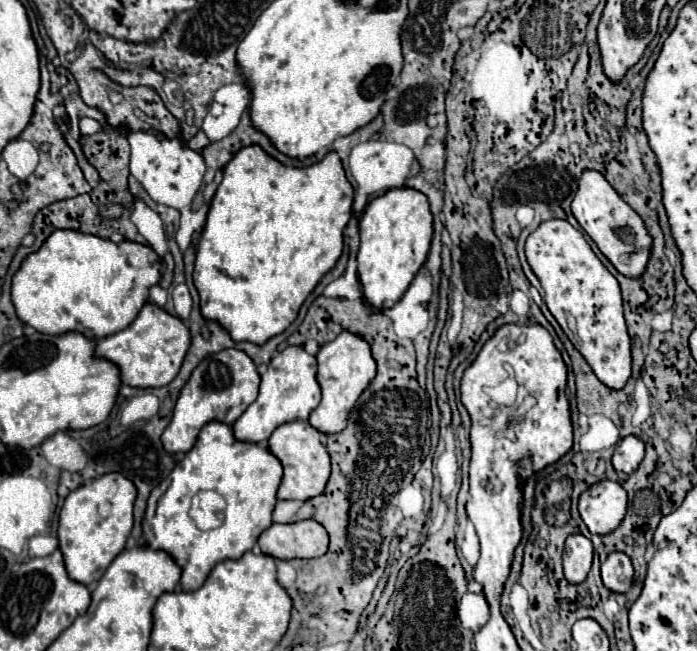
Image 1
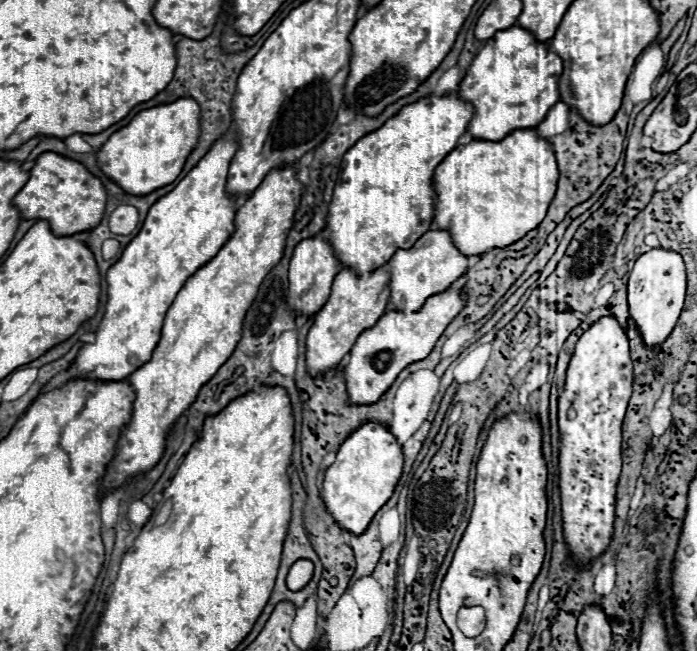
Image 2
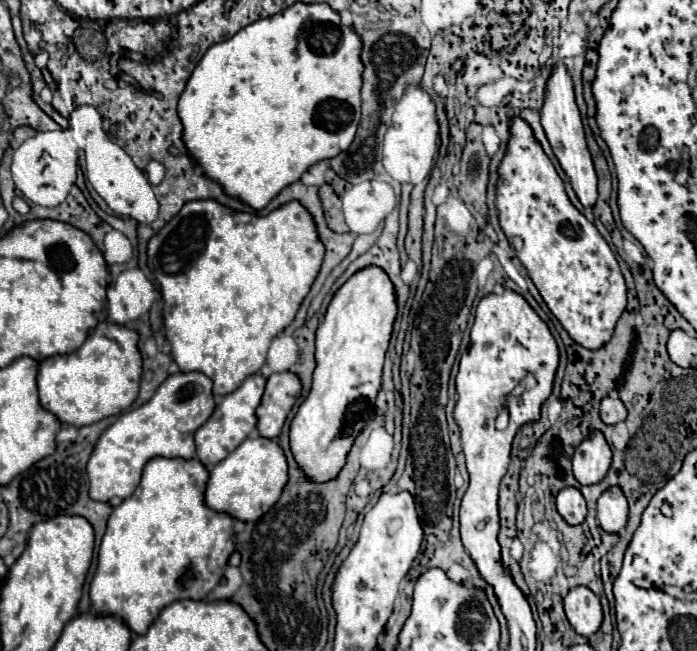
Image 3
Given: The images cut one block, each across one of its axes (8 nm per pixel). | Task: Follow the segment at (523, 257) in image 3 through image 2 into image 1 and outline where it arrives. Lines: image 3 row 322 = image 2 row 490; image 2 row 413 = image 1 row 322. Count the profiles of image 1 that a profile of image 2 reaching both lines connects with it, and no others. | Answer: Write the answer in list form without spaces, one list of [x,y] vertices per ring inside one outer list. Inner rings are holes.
[[[546,220],[542,222],[526,240],[526,258],[532,268],[532,272],[538,276],[542,288],[544,288],[544,300],[552,316],[558,320],[560,328],[566,332],[574,348],[586,358],[592,372],[598,376],[602,384],[614,390],[622,390],[632,374],[632,340],[626,330],[624,322],[624,310],[622,310],[622,296],[618,280],[604,268],[604,264],[596,258],[590,244],[586,242],[584,234],[578,232],[570,222],[566,220]]]

